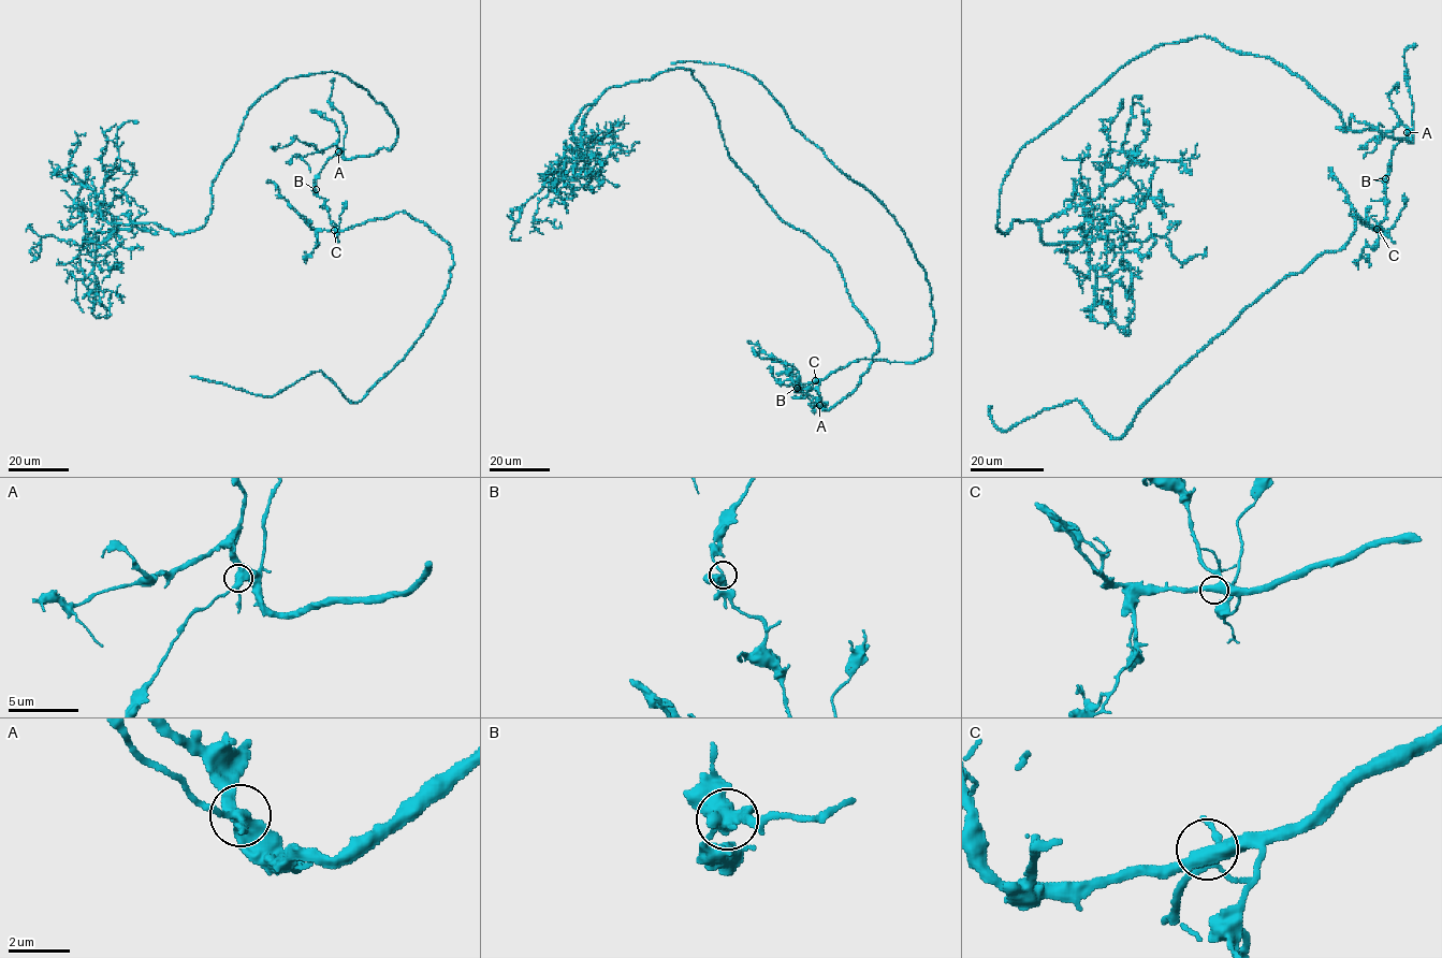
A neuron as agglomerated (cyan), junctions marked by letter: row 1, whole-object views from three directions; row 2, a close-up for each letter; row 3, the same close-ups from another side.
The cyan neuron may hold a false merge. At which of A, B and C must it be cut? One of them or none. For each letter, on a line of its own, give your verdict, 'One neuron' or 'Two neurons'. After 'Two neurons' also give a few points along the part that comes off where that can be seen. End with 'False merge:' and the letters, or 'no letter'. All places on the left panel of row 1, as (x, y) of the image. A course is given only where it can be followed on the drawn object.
A: One neuron
B: Two neurons. Course of the part to remove: (316, 189), (338, 230), (406, 212), (445, 240), (430, 323), (357, 402), (321, 372), (271, 396), (190, 376)
C: One neuron
False merge: B

